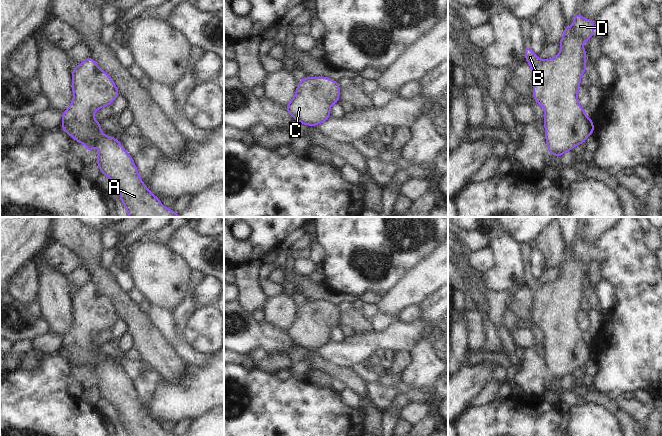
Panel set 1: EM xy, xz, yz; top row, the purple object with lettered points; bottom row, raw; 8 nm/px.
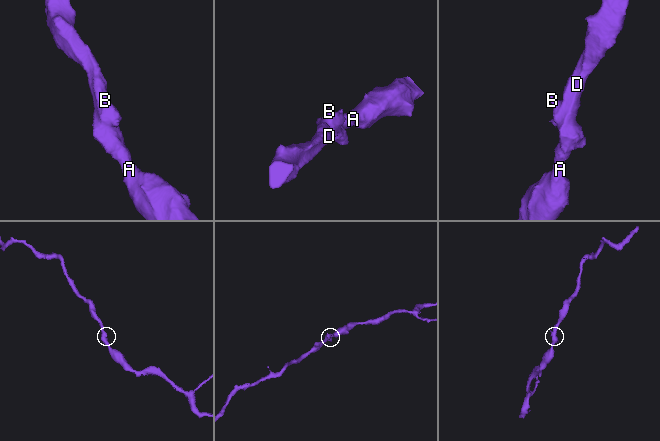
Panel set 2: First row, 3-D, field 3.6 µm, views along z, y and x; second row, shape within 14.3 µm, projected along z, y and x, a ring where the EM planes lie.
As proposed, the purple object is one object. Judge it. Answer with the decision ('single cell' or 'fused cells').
single cell

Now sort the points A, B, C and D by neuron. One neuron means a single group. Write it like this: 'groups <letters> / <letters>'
groups A B C D

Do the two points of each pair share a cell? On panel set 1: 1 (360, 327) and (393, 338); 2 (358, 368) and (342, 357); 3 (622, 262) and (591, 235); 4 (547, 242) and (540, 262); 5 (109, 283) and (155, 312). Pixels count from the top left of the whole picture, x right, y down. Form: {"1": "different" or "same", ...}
{"1": "different", "2": "different", "3": "different", "4": "different", "5": "different"}

